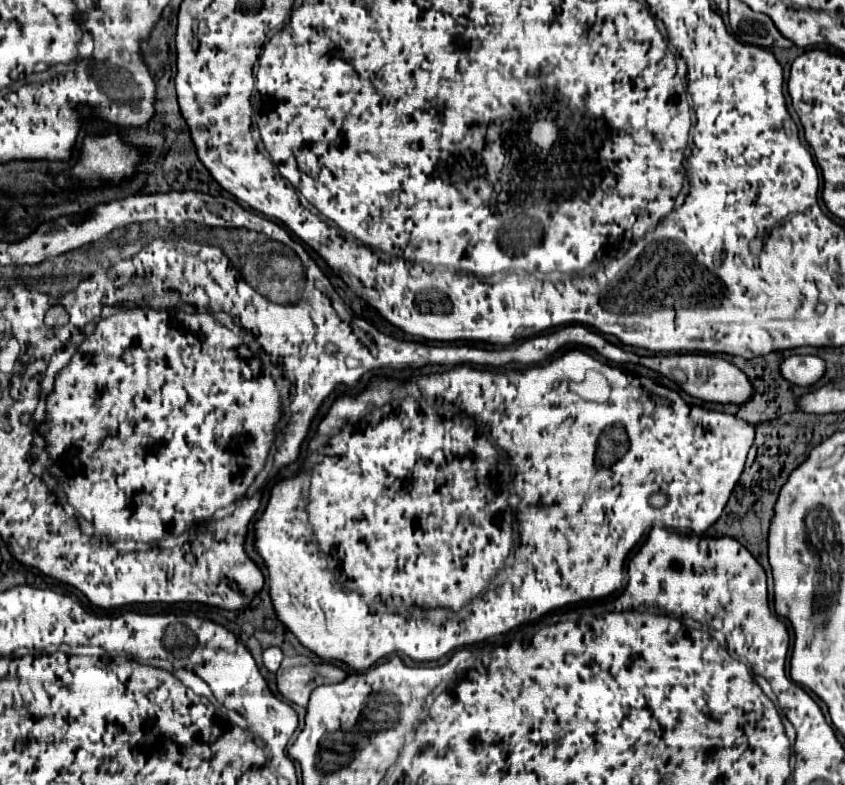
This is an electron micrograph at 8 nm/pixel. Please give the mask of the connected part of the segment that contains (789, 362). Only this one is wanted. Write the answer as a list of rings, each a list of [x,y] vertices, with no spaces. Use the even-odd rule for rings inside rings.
[[[790,356],[780,364],[780,374],[796,386],[812,386],[824,374],[824,366],[824,360],[818,356]]]

